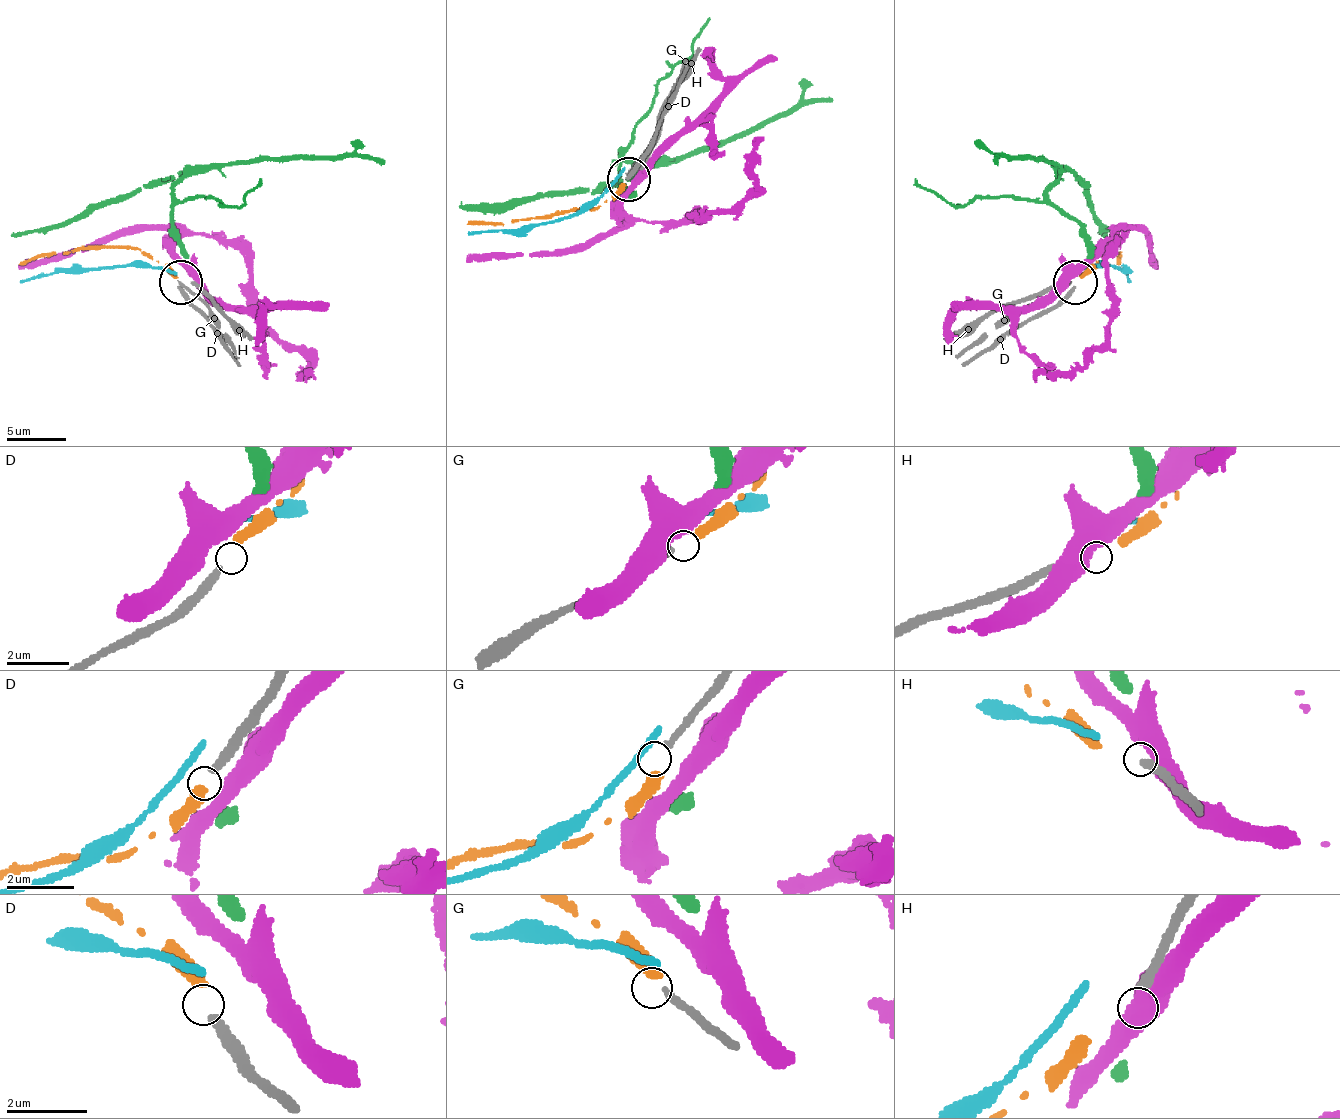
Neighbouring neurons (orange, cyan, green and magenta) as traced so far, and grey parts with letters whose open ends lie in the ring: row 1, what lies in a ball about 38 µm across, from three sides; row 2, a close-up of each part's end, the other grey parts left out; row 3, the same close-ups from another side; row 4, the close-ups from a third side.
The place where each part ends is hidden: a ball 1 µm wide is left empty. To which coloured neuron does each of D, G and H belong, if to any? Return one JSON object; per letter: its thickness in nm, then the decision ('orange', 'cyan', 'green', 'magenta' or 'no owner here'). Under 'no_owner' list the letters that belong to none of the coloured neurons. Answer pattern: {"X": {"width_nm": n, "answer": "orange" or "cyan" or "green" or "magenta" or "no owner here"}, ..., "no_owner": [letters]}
{"D": {"width_nm": 240, "answer": "no owner here"}, "G": {"width_nm": 180, "answer": "no owner here"}, "H": {"width_nm": 220, "answer": "no owner here"}, "no_owner": ["D", "G", "H"]}

